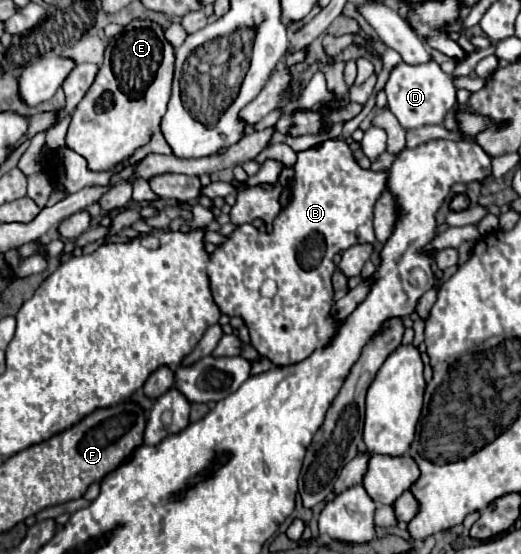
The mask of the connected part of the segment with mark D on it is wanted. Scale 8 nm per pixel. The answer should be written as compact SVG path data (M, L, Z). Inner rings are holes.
M435 61L423 63L423 65L407 65L401 63L393 69L387 85L385 85L389 109L393 115L399 119L399 123L405 129L415 129L430 127L430 140L449 139L452 141L463 141L464 139L456 132L447 130L444 127L445 115L453 109L455 105L455 93L457 87L453 85L451 75L443 73L441 67Z

